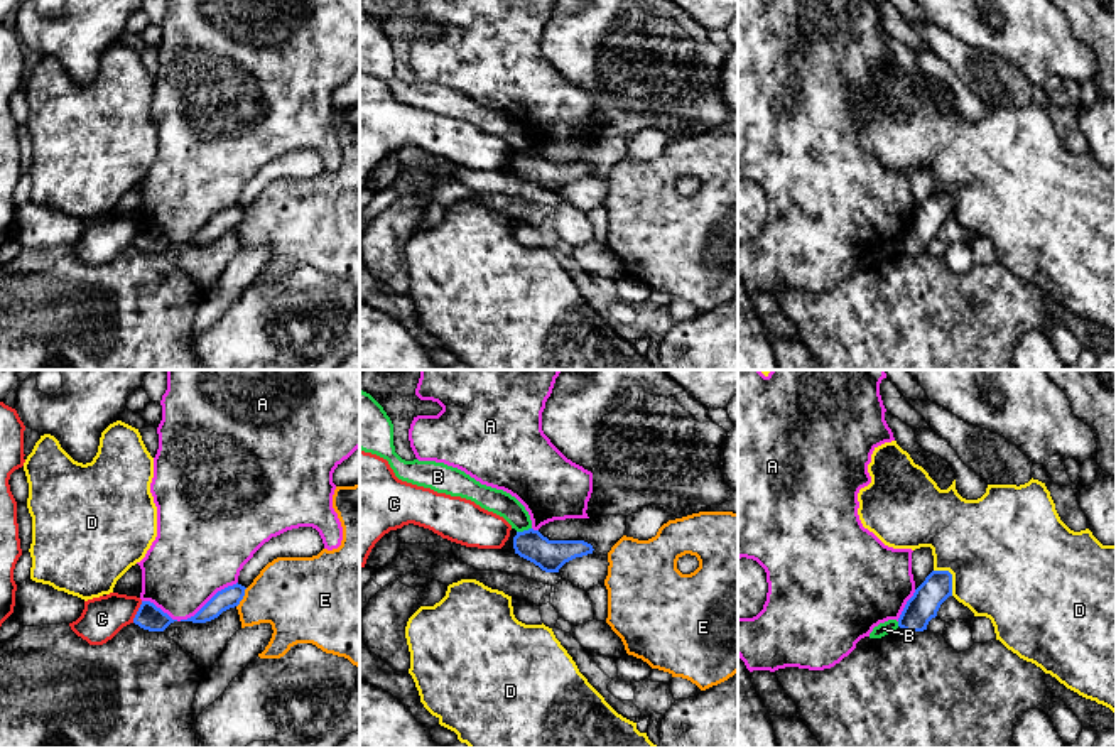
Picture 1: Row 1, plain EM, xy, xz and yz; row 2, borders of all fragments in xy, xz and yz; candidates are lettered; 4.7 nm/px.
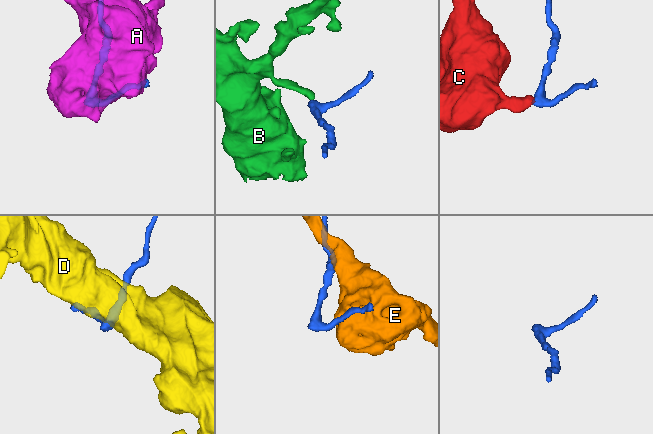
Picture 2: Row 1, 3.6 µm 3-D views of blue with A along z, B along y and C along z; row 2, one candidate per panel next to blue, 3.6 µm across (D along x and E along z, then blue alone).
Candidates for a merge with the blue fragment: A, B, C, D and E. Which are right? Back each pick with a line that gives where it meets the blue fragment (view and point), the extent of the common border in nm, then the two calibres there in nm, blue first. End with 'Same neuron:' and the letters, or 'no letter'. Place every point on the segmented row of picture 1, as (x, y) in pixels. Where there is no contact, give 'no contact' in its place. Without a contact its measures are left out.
Same neuron: no letter

